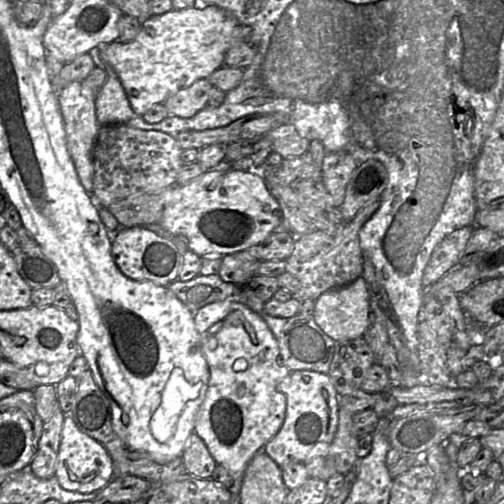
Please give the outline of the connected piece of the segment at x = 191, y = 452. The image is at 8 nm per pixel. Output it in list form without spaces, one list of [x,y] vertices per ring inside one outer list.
[[[195,433],[190,435],[181,458],[186,471],[201,479],[211,479],[217,465],[203,440]]]

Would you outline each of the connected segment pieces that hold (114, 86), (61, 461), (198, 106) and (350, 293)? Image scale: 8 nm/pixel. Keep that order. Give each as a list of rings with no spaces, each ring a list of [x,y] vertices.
[[[94,47],[88,52],[97,67],[107,73],[107,81],[95,100],[97,121],[100,125],[125,124],[135,116],[125,89],[113,70],[106,61],[103,47]]]
[[[70,415],[63,421],[55,477],[63,489],[83,494],[98,493],[115,477],[115,465],[106,448],[82,432]]]
[[[200,79],[179,90],[164,102],[169,115],[191,118],[208,105],[212,87],[208,79]]]
[[[360,276],[346,286],[332,288],[315,300],[313,319],[323,332],[336,342],[363,337],[368,324],[370,292]]]

